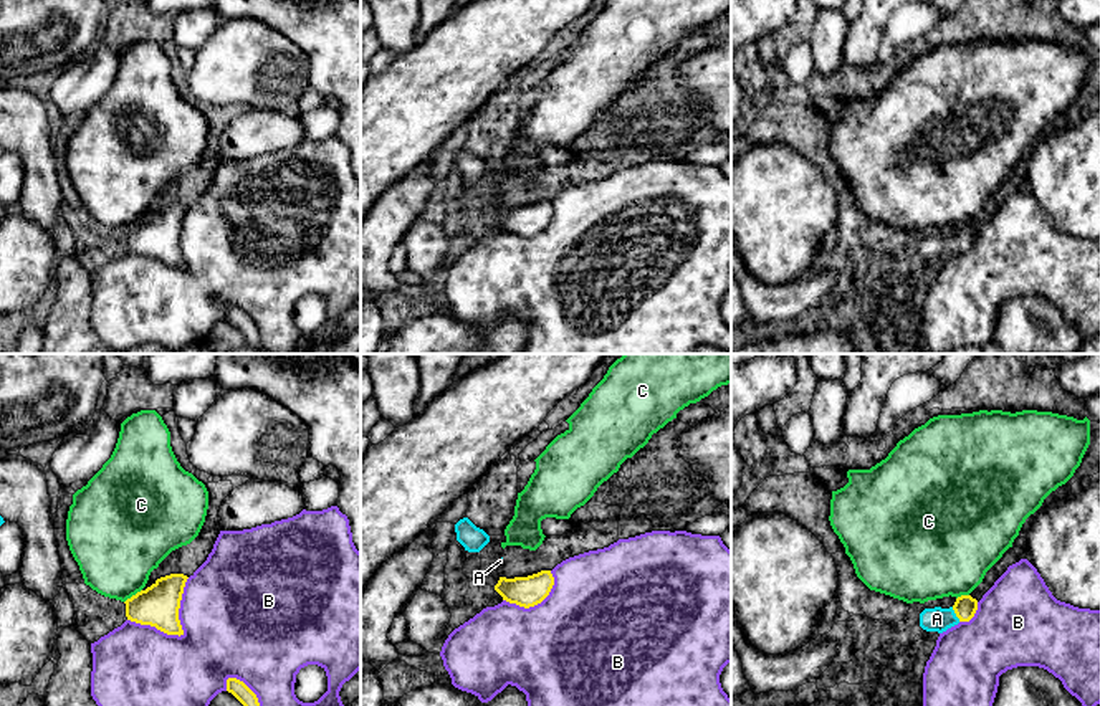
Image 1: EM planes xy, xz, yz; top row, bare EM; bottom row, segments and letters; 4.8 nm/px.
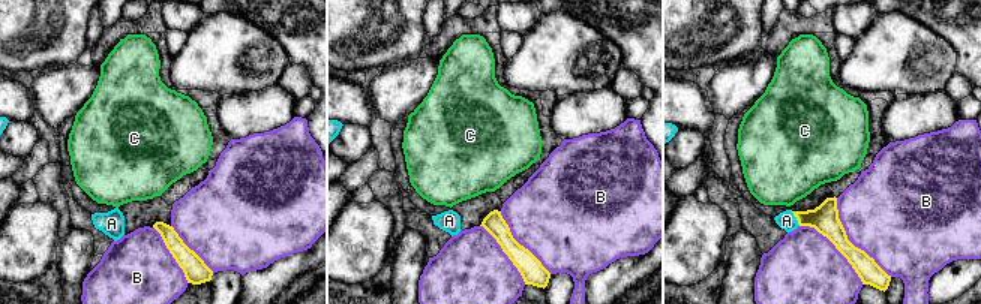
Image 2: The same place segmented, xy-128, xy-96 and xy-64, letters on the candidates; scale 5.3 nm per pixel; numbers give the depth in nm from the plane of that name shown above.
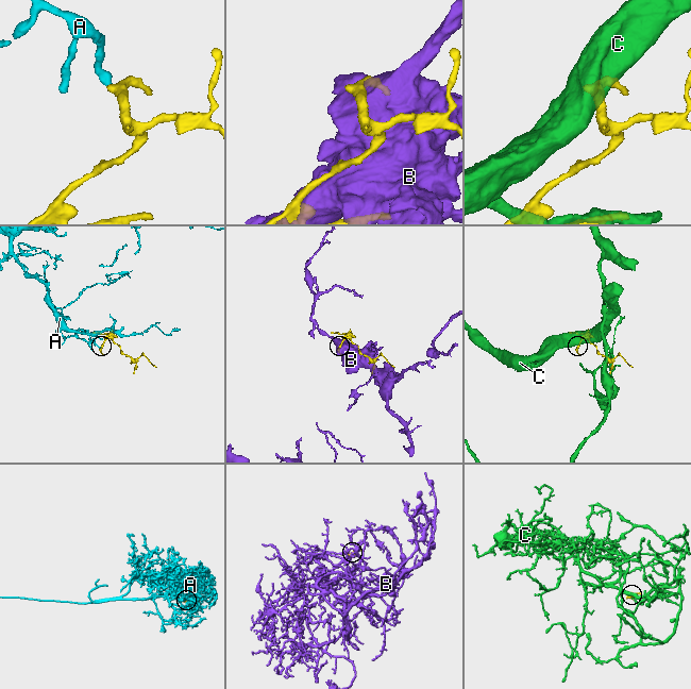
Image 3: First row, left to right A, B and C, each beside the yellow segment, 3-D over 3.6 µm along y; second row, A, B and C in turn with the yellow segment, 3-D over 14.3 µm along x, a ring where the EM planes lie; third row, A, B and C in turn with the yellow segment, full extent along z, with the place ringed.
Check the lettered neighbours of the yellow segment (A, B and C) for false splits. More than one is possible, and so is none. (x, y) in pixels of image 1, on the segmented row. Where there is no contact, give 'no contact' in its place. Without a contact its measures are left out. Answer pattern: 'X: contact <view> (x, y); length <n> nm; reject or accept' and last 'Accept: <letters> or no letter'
A: contact yz (955, 612); length 80 nm; accept
B: contact xy (182, 632); length 360 nm; reject
C: contact xy (133, 596); length 110 nm; reject
Accept: A

